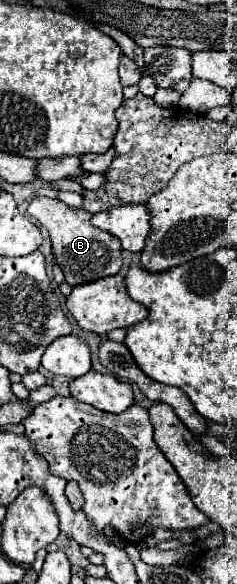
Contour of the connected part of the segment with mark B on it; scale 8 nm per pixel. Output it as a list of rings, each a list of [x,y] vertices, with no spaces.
[[[33,198],[27,214],[39,220],[53,242],[53,256],[65,274],[65,282],[79,286],[99,278],[115,276],[121,268],[121,244],[109,232],[103,232],[91,224],[91,214],[83,208],[69,208],[57,198]]]

